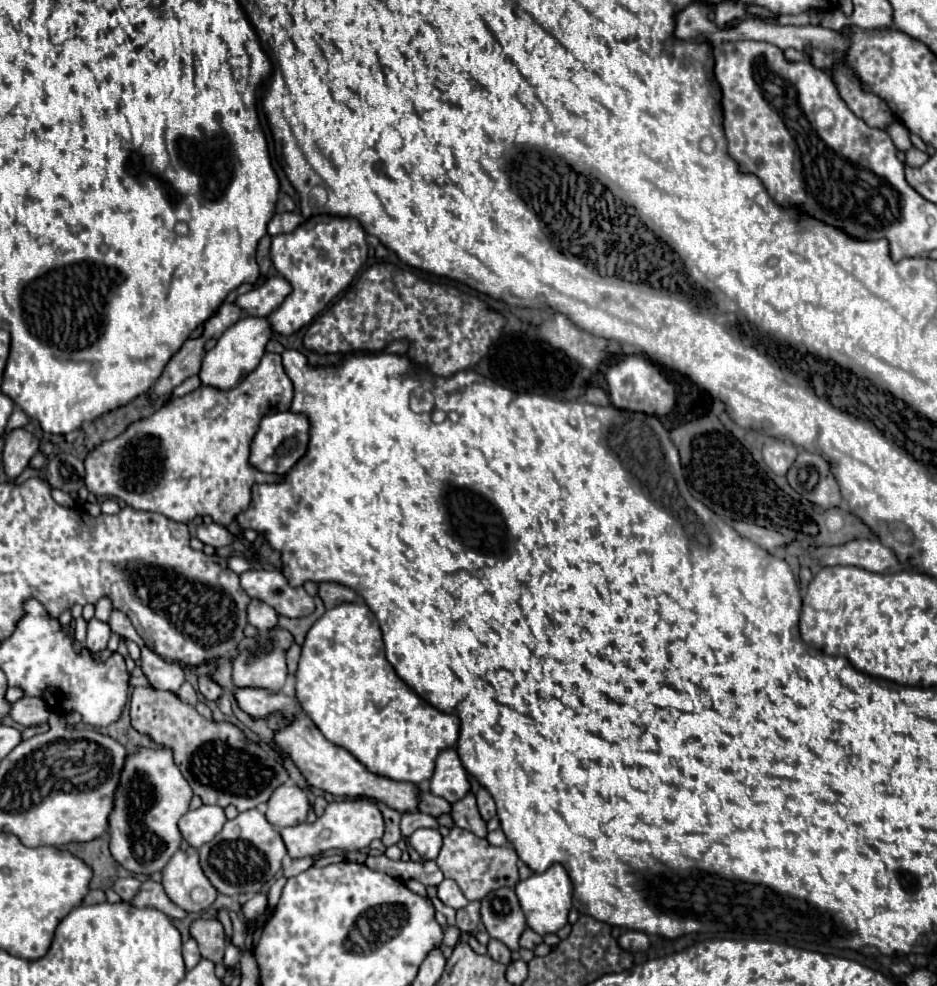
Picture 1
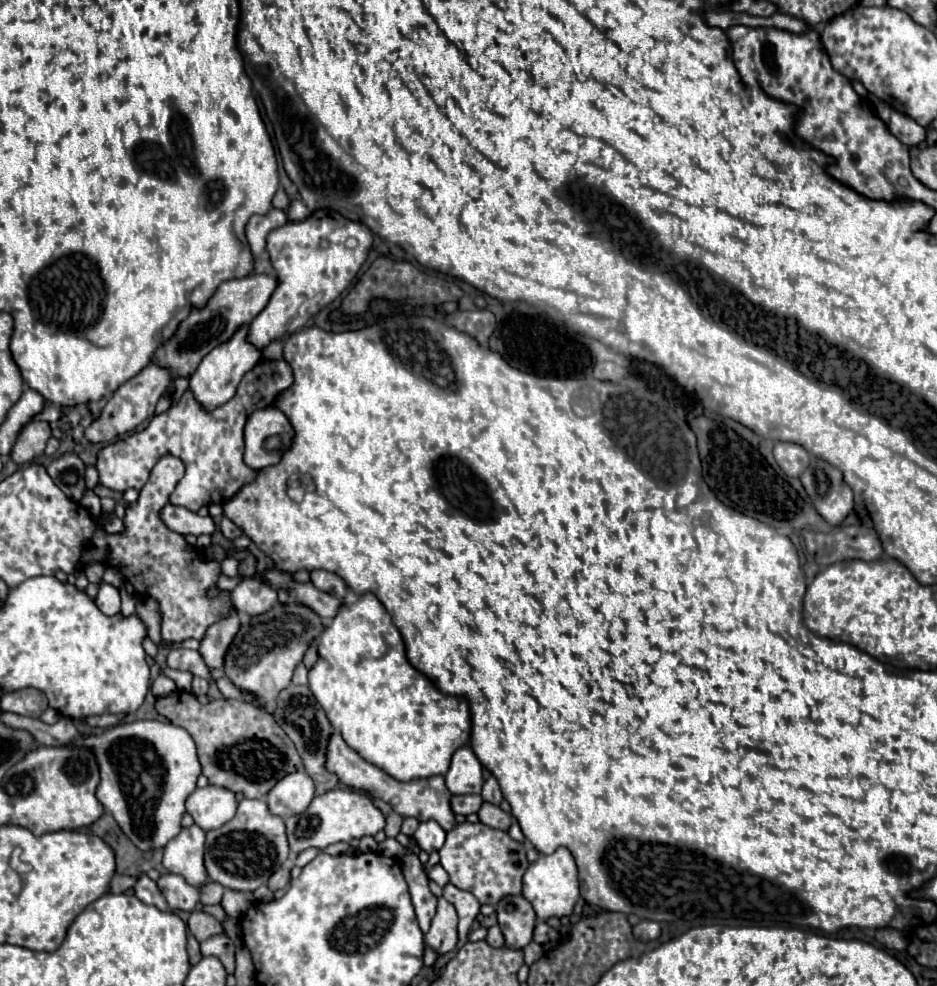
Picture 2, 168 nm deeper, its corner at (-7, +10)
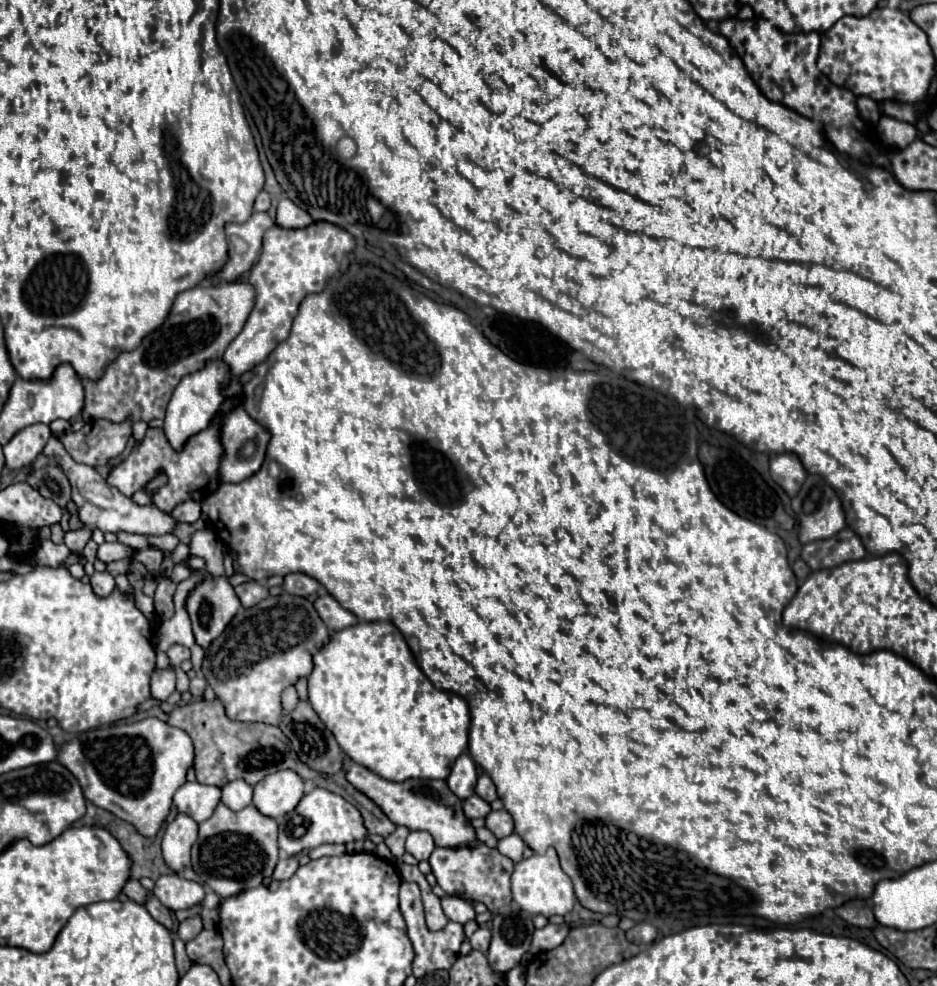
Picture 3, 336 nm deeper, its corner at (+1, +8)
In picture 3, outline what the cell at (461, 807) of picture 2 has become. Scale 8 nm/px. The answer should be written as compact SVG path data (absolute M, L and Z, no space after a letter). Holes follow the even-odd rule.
M472 794L468 800L464 800L462 808L464 808L466 818L484 818L490 812L490 804L480 800L480 796L476 796L476 794Z

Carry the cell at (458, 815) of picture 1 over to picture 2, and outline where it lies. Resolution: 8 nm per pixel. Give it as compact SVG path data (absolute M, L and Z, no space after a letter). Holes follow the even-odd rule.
M488 802L482 804L482 808L480 808L480 812L478 812L478 818L480 818L482 824L486 824L486 826L490 826L490 828L496 828L496 830L504 830L504 832L506 832L506 830L512 826L512 822L514 822L512 814L504 812L504 810L500 810L498 806L488 804Z

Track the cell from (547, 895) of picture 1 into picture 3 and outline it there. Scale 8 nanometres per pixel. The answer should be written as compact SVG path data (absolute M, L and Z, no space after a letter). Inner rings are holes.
M548 848L546 854L534 854L522 862L516 864L512 872L512 896L514 902L528 914L536 916L542 914L546 918L554 914L566 914L574 906L574 890L572 890L572 880L566 876L566 872L560 866L558 854L554 848Z

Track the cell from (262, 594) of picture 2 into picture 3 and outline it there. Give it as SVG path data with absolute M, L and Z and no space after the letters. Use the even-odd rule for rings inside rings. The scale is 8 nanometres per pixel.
M252 580L252 582L236 586L236 596L244 608L252 608L252 606L260 604L260 600L268 598L268 588L264 584Z

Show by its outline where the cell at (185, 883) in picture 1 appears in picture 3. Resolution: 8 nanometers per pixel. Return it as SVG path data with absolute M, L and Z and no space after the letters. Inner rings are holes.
M178 814L176 820L166 826L162 838L162 856L166 866L176 874L190 866L190 848L196 842L196 836L198 824L186 814Z

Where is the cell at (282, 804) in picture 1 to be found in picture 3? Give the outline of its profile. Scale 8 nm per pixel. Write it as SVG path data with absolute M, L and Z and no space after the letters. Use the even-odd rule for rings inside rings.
M294 770L274 772L254 786L254 806L270 818L280 818L304 796L304 780Z

